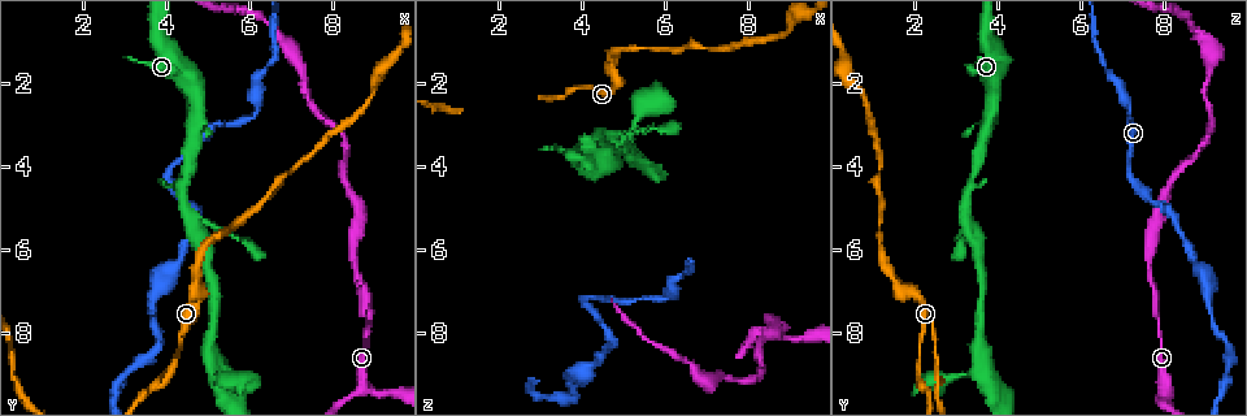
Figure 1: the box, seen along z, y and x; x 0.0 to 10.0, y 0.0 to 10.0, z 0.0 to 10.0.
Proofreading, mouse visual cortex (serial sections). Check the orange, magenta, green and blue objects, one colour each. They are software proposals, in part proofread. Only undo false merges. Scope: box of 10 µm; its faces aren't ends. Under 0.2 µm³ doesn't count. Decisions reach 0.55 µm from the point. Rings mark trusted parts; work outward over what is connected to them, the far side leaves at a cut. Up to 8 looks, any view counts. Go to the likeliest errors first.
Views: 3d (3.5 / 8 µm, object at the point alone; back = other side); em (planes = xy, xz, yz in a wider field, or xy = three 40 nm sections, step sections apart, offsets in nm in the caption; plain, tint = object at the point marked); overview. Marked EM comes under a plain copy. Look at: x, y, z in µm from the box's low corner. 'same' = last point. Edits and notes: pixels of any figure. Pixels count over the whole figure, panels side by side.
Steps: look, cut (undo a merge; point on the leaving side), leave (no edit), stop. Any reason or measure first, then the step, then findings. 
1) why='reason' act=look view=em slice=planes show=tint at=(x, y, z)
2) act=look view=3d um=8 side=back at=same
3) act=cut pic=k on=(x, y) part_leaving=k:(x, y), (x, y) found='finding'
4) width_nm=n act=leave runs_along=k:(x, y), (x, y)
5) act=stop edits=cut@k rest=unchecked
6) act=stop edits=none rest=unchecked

why='abrupt turn' act=look view=em slice=xy step=5 show=tint at=(4.05, 4.20, 7.20)

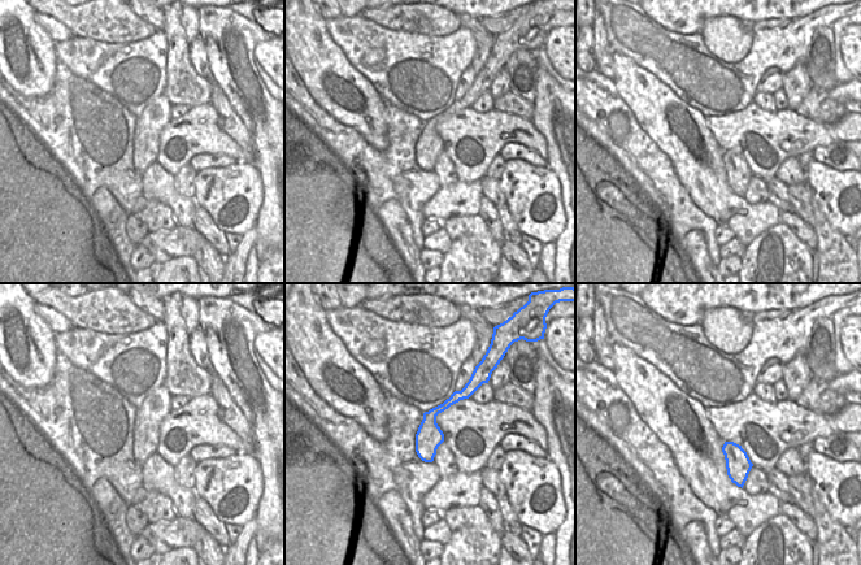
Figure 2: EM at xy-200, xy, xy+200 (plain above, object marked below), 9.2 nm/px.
act=look view=3d um=3.5 at=same

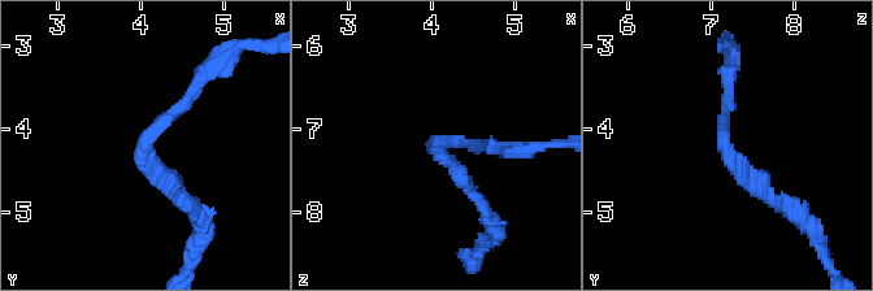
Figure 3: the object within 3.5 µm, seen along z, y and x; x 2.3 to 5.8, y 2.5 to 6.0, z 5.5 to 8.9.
act=leave runs_along=2:(468, 389), (430, 417), (425, 457) found='continuous, no second cell'

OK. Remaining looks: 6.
why='branch point' act=look view=3d um=8 at=(5.15, 8.80, 3.60)

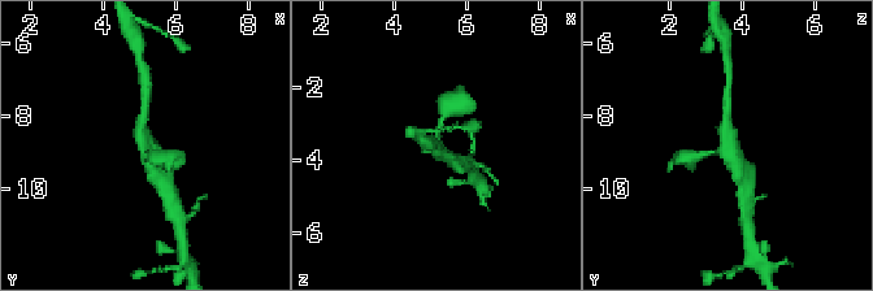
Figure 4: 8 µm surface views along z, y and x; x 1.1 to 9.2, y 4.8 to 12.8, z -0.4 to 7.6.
arms=3 arm_widths_nm=200,250,350 why='shape alone is not enough' act=look view=em slice=xy step=1 show=tint at=same

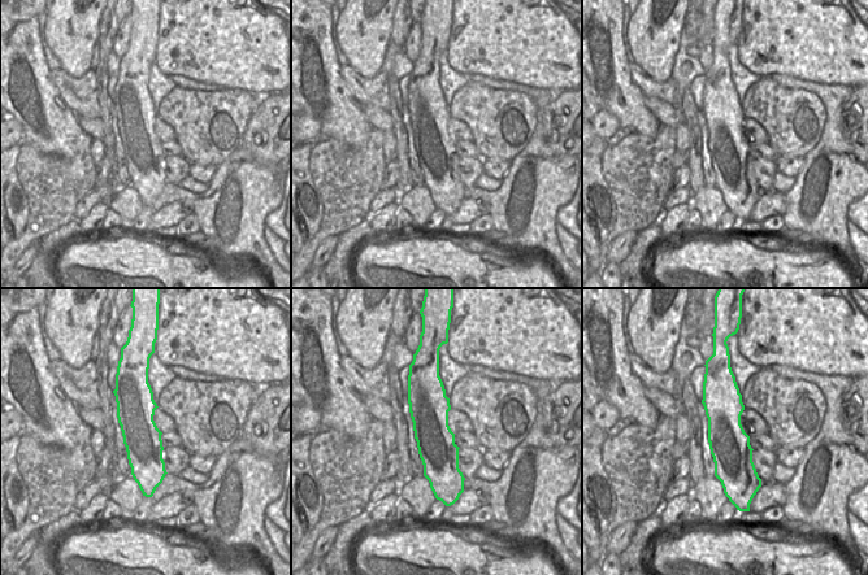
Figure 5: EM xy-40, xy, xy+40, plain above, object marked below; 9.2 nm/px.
width_nm=360 act=leave runs_along=5:(429, 378), (430, 427), (445, 489) found='all the same cell'

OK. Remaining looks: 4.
why='thick turns thin' act=look view=3d um=3.5 at=(8.55, 6.25, 7.65)

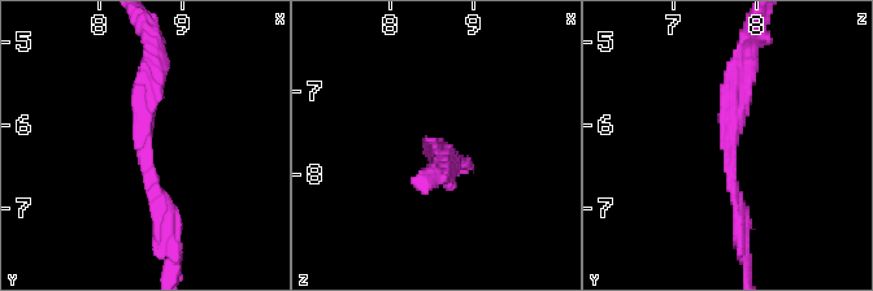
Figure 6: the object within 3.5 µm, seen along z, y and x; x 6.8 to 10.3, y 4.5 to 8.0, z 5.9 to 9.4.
arm_widths_nm=150,300 act=look view=em slice=xy step=2 show=tint at=(8.60, 6.30, 7.70)

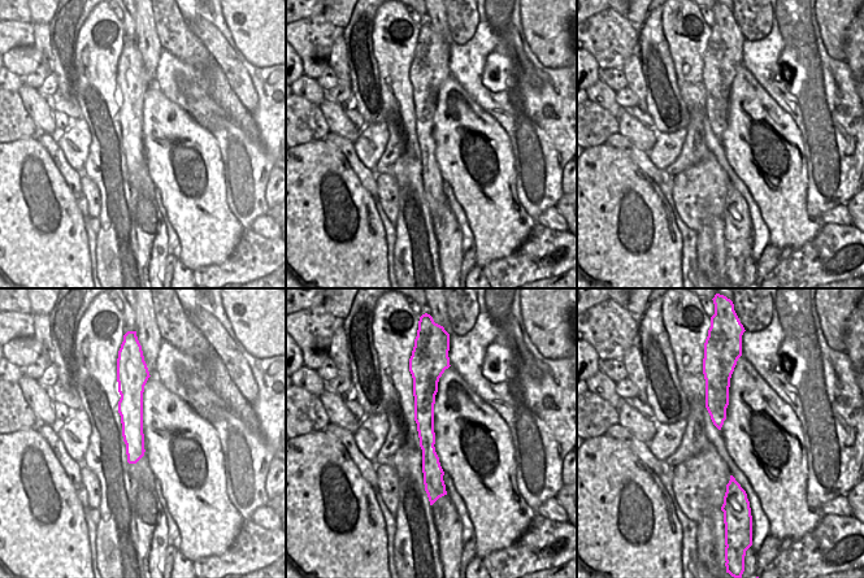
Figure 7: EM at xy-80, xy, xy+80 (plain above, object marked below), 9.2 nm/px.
act=look view=em slice=xy step=1 show=tint at=same

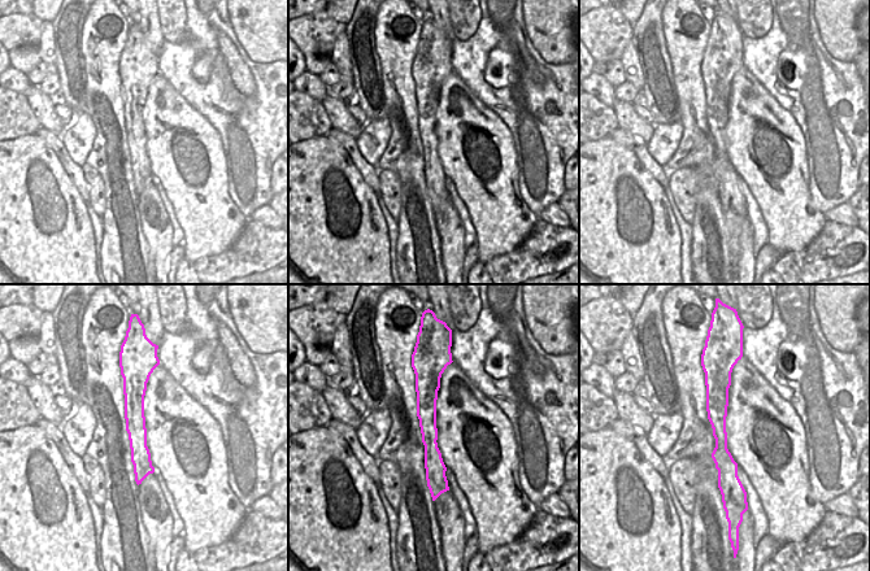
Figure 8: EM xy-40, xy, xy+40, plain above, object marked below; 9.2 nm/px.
act=leave runs_along=8:(426, 374), (429, 441), (442, 485) found='continuous, no second cell'

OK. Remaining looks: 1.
act=stop edits=none rest=unchecked

